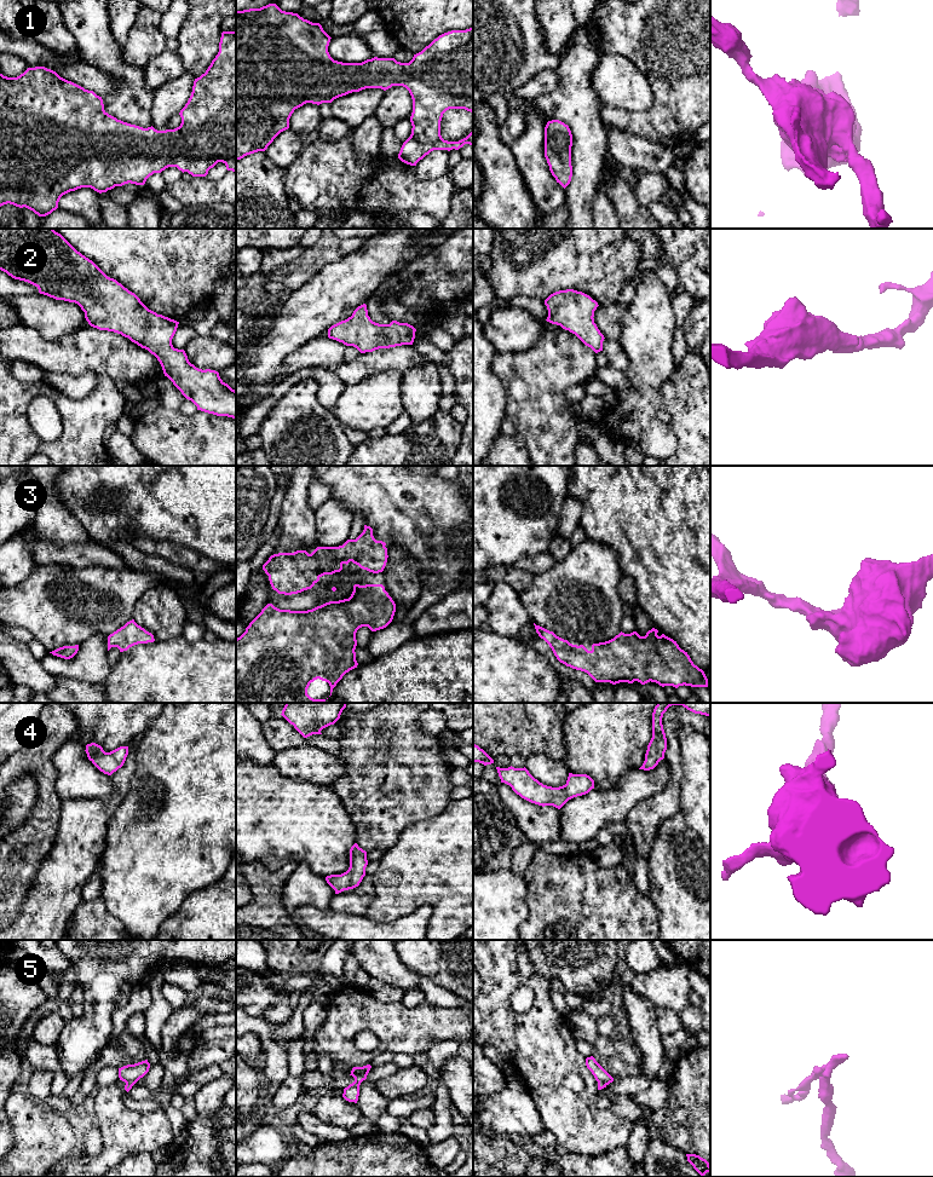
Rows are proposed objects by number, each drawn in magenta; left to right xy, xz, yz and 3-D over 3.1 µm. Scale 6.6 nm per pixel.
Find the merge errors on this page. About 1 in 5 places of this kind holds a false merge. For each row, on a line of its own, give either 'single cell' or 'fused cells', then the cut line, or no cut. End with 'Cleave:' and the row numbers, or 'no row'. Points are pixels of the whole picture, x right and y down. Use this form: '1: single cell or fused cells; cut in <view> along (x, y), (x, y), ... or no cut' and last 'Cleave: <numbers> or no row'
1: single cell; no cut
2: single cell; no cut
3: single cell; no cut
4: single cell; no cut
5: fused cells; cut in xz along (370, 1066), (368, 1069), (352, 1075)
Cleave: 5

